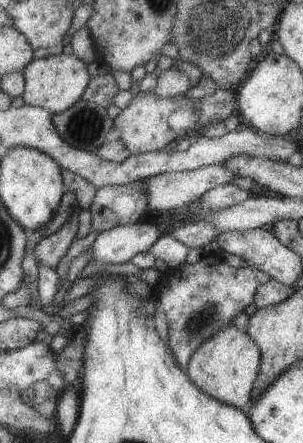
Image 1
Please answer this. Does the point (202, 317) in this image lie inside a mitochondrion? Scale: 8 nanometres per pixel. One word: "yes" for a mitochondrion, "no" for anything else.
yes

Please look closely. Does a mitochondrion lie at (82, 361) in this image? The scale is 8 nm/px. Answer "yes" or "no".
no

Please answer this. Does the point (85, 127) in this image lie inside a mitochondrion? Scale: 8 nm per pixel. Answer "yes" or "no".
yes

